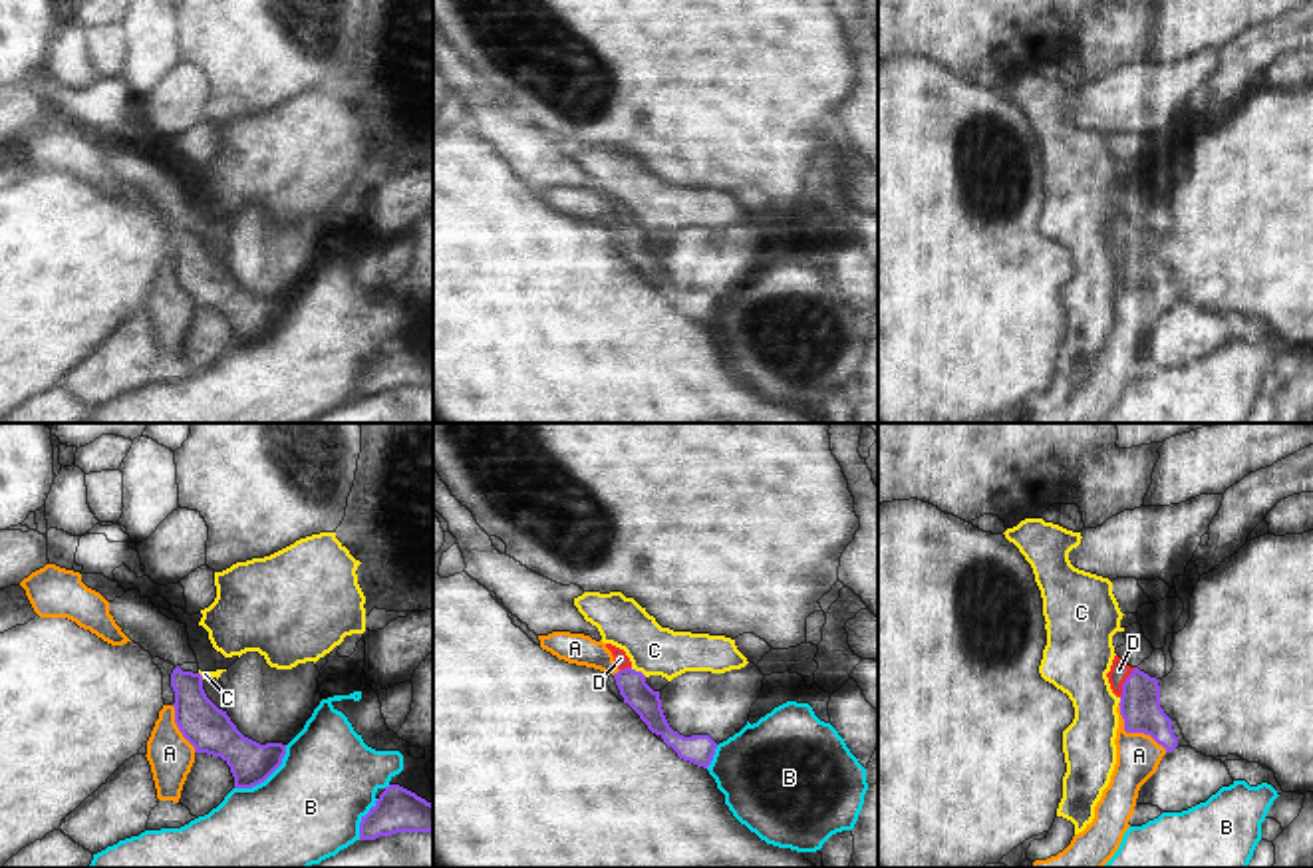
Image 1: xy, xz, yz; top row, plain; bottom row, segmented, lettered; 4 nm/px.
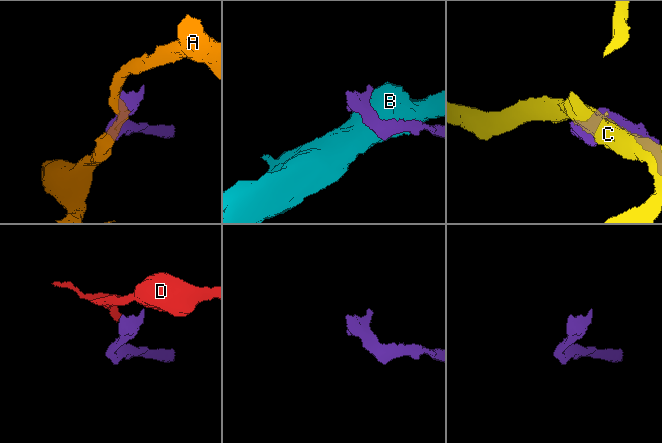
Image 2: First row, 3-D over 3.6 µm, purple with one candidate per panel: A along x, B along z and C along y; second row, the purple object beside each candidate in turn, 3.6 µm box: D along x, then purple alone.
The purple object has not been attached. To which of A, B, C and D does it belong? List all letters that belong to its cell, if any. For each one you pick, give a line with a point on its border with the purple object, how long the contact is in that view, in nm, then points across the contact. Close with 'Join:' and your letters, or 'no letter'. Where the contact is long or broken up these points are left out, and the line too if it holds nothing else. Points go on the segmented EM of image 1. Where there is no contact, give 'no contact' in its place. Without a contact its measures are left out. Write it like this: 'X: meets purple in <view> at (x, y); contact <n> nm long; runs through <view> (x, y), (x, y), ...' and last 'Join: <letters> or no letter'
D: meets purple in yz at (1125, 682); contact 140 nm long; runs through yz (1141, 710), (1139, 696), (1125, 682), (1119, 670)
Join: D

